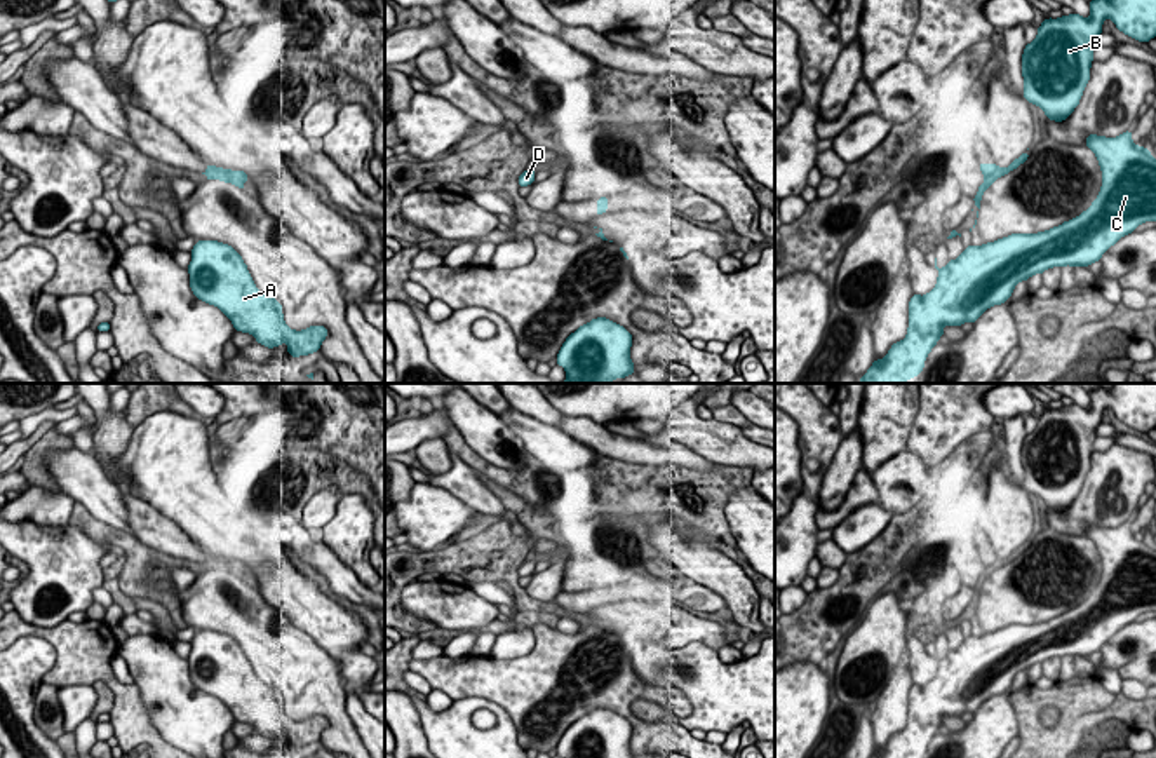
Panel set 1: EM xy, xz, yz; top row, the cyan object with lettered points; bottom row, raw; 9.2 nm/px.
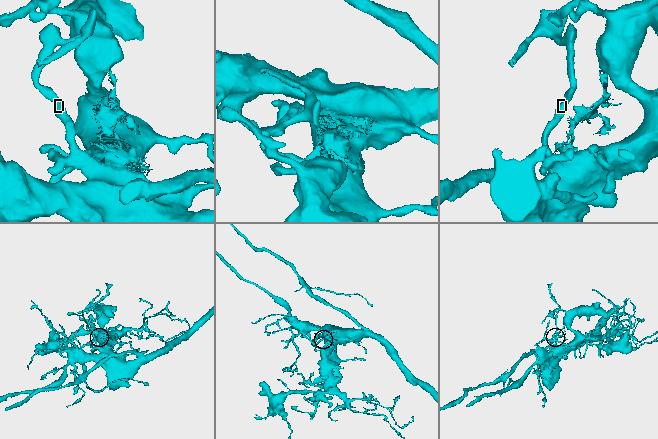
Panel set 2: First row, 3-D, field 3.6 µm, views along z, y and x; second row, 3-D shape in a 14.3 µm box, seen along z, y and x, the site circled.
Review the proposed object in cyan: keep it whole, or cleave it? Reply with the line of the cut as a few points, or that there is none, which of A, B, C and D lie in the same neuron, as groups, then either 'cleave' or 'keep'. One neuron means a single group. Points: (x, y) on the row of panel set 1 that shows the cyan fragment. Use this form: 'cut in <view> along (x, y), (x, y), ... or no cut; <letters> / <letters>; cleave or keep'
no cut; A B C D; keep

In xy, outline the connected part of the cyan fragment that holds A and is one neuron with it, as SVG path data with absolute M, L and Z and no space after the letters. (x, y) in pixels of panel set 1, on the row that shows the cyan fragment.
M197 240L190 253L192 261L186 270L193 294L218 307L232 321L235 331L252 335L268 349L286 342L292 357L320 349L327 328L291 329L284 321L282 305L256 288L247 265L232 246Z

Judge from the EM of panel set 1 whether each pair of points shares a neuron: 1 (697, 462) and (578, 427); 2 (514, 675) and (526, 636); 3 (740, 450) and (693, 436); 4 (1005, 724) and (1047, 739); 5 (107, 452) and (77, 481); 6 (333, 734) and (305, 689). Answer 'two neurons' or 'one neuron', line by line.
1: one neuron
2: two neurons
3: one neuron
4: two neurons
5: two neurons
6: one neuron

